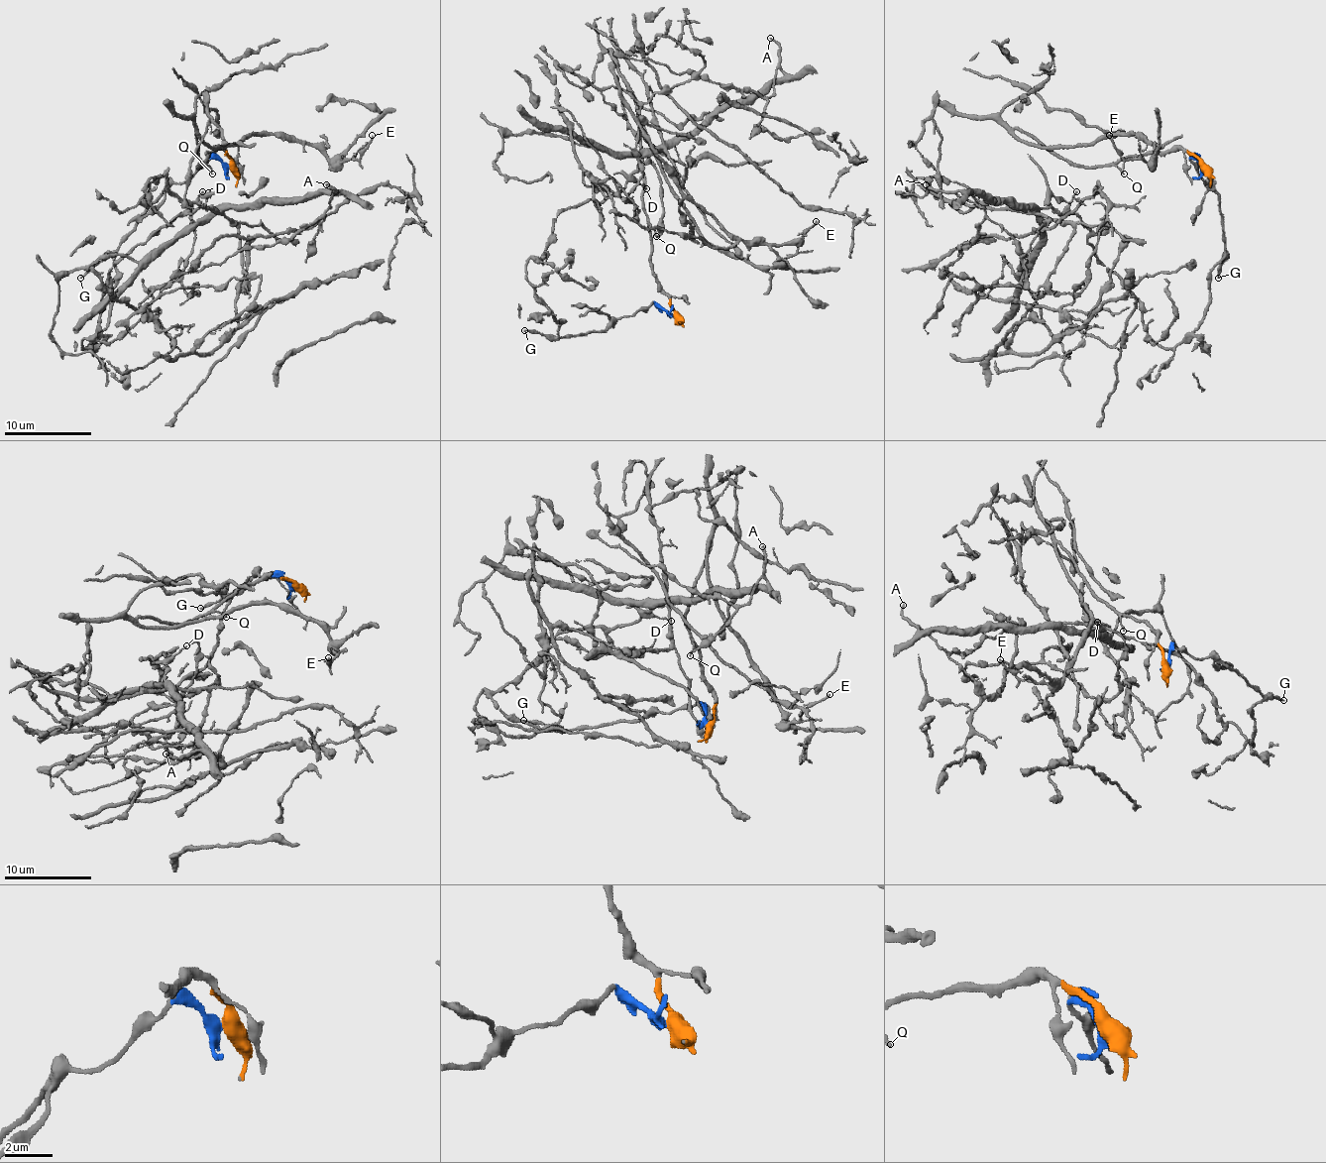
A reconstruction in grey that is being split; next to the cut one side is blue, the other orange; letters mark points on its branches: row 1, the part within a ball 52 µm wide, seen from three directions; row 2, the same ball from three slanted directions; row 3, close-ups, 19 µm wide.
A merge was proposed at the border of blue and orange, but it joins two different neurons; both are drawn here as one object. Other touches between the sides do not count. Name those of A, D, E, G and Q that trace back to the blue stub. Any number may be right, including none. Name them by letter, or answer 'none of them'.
A, D, G

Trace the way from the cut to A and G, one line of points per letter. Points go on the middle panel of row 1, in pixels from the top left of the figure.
A: (672, 315), (654, 304), (561, 337), (525, 269), (554, 219), (746, 105), (779, 65), (770, 38)
G: (672, 315), (654, 304), (624, 315), (607, 330), (565, 337), (523, 330)

